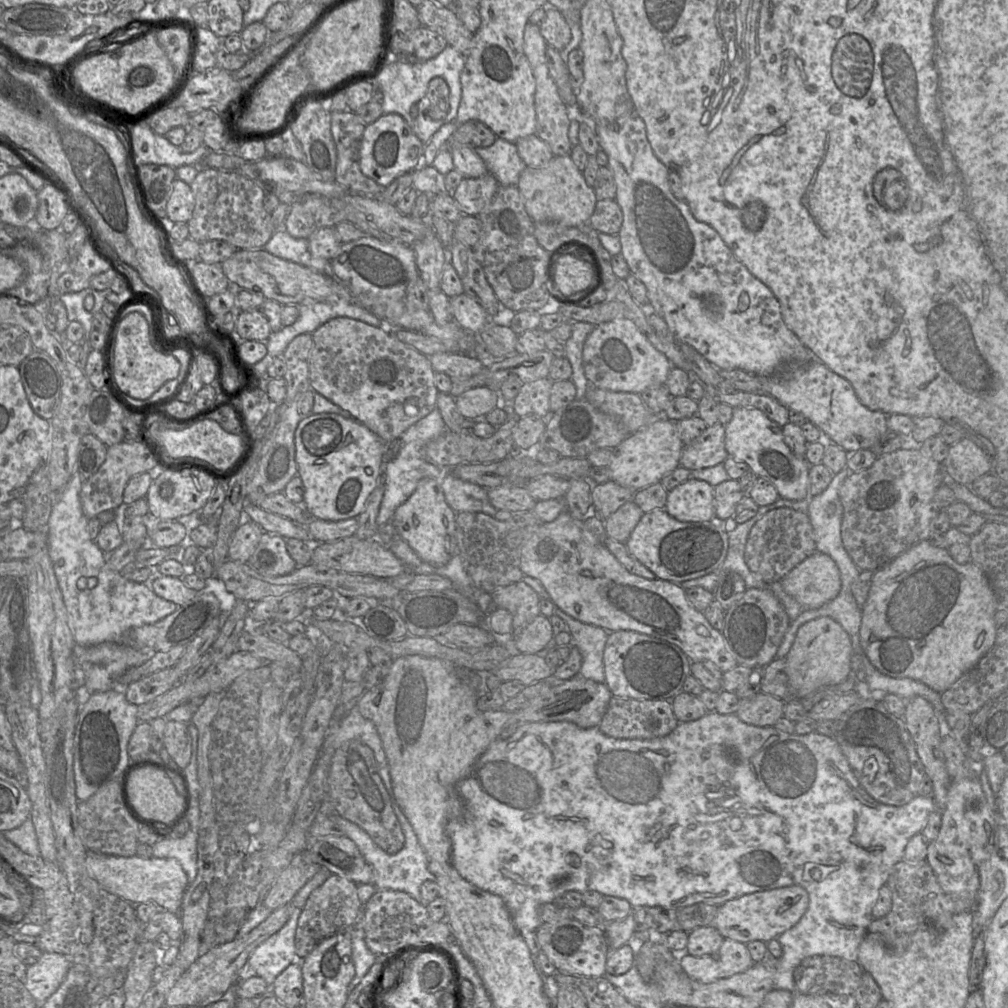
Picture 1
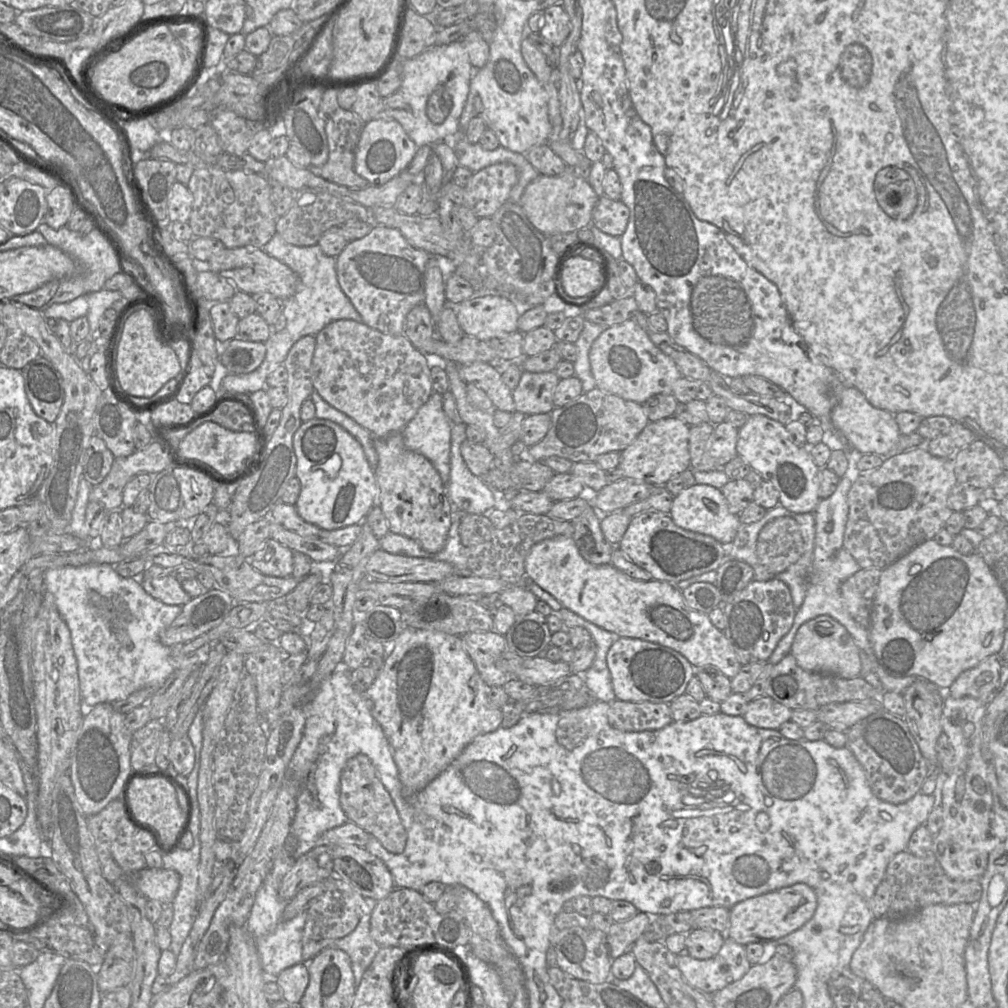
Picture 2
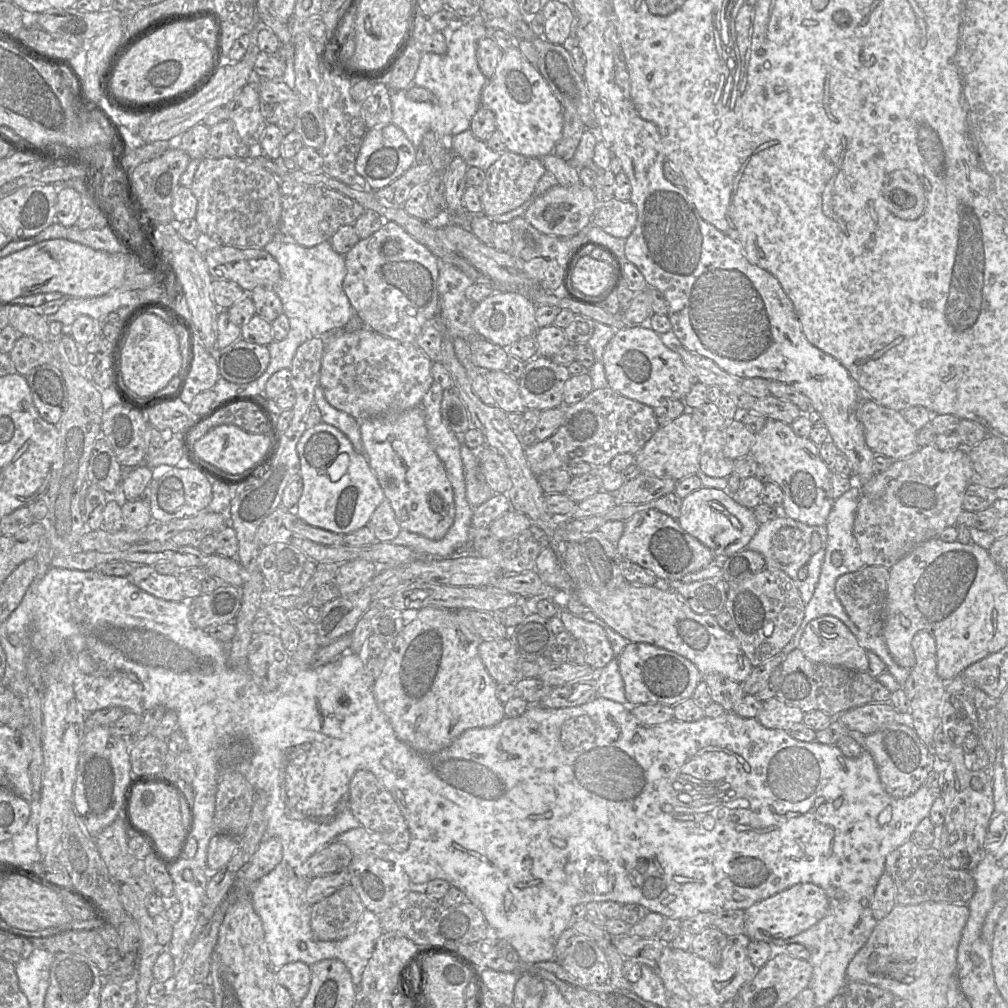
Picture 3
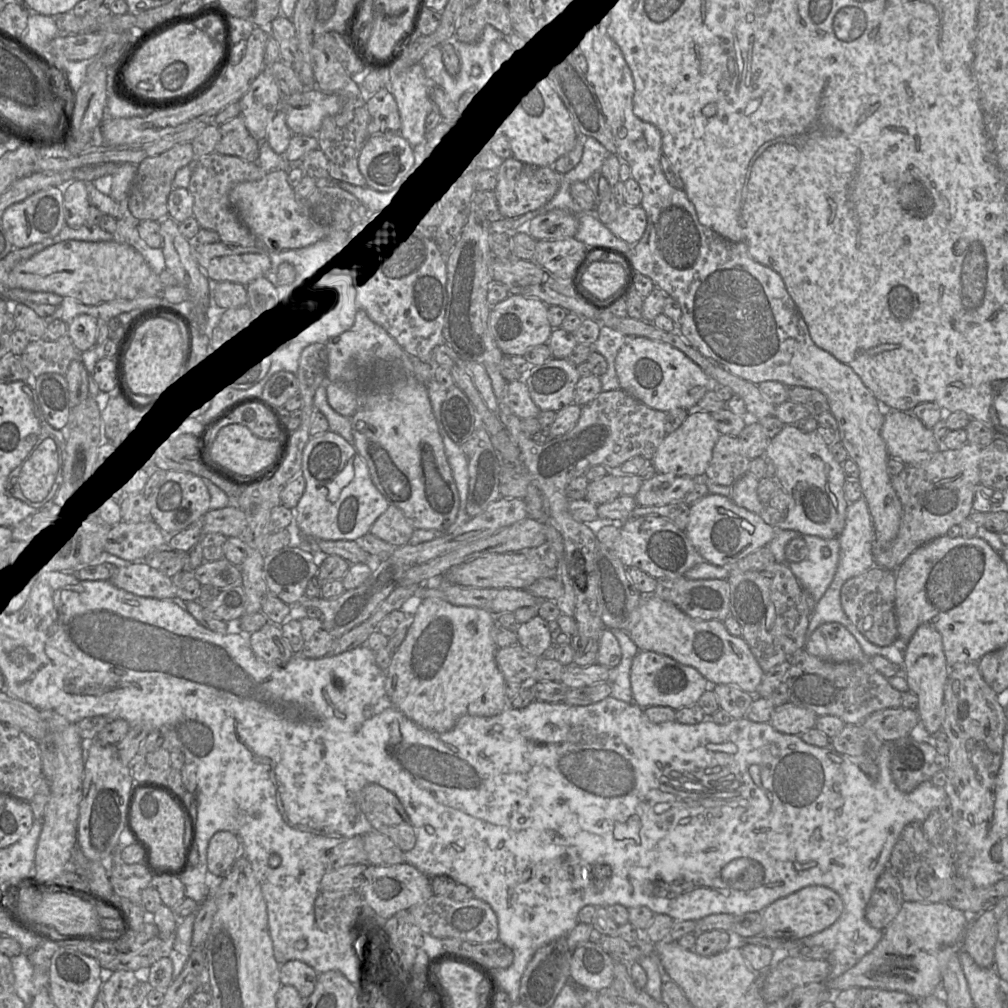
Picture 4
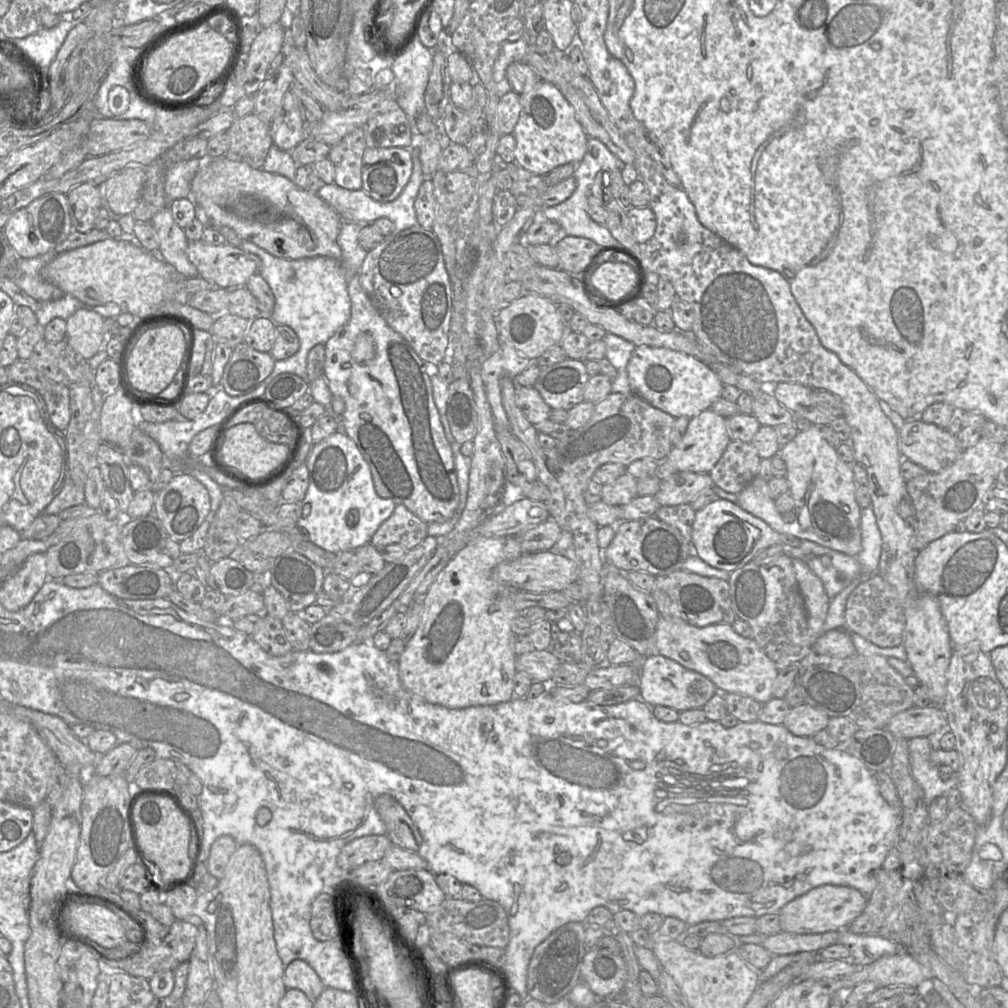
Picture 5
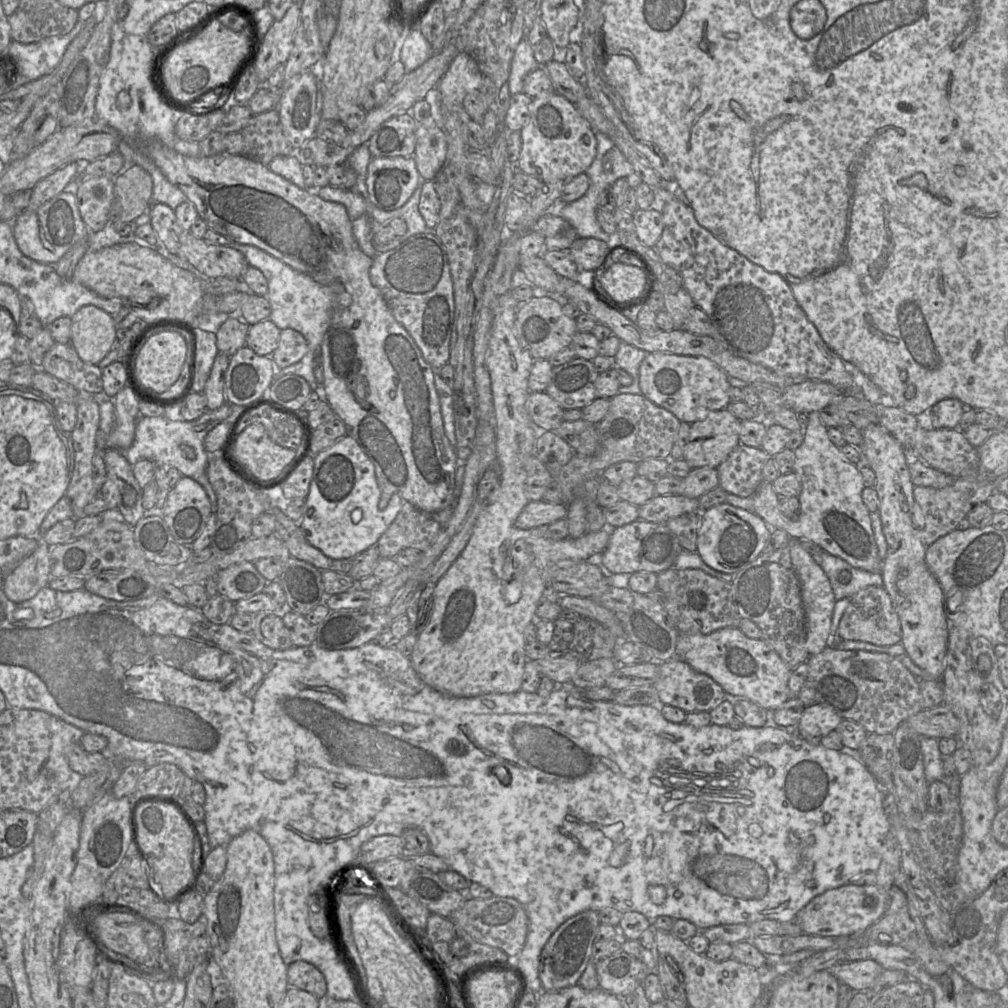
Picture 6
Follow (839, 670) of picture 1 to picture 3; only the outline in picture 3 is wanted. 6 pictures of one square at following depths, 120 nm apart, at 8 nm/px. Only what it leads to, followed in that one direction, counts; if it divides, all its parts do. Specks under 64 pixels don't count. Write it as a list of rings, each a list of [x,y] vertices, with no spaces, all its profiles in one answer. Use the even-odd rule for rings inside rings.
[[[826,615],[810,621],[799,640],[798,649],[815,663],[843,667],[858,672],[868,672],[869,669],[866,650],[859,644],[850,629],[834,616]]]

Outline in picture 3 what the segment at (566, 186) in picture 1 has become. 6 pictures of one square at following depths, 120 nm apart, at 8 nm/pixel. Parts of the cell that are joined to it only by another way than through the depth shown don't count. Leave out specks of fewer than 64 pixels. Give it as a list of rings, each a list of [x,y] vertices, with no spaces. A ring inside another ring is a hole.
[[[582,184],[566,187],[557,185],[539,197],[526,211],[524,218],[539,232],[558,238],[570,238],[592,224],[597,200],[592,188]]]

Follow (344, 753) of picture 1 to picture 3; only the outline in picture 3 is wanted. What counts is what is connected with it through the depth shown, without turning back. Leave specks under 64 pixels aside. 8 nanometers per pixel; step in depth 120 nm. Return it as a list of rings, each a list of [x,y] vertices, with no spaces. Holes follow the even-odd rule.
[[[358,770],[349,782],[349,803],[354,817],[371,832],[378,833],[390,849],[404,852],[410,843],[408,824],[393,798],[379,779],[369,770]]]

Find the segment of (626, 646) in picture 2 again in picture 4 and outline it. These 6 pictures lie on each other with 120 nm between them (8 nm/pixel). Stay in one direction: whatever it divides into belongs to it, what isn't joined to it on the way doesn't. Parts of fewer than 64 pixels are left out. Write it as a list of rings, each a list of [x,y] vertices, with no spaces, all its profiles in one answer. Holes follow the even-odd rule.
[[[640,650],[633,658],[630,669],[633,704],[640,708],[670,707],[678,710],[697,703],[709,688],[709,682],[695,668],[681,664],[673,658],[652,651]]]

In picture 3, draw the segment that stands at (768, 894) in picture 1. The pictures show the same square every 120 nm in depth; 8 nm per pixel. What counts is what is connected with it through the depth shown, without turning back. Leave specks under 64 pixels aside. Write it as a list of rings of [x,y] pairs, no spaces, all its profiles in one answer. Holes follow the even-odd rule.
[[[799,883],[761,900],[745,910],[746,940],[774,942],[796,936],[820,921],[829,908],[825,891],[813,883]]]

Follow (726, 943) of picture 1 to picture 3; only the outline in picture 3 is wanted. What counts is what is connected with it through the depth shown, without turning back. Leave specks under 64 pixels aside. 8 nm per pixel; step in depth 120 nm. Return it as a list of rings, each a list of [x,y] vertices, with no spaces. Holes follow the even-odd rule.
[[[729,938],[718,964],[712,964],[690,950],[673,949],[677,963],[677,977],[699,1003],[711,1006],[729,1006],[736,998],[740,988],[754,977],[757,969],[749,960],[745,940],[746,938]]]

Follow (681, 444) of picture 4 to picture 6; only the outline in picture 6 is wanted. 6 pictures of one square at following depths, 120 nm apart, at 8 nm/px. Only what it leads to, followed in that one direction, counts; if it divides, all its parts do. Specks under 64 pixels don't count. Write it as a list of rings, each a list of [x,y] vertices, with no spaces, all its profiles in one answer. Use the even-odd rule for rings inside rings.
[[[727,409],[691,424],[683,459],[692,469],[717,468],[740,444],[741,421]]]

